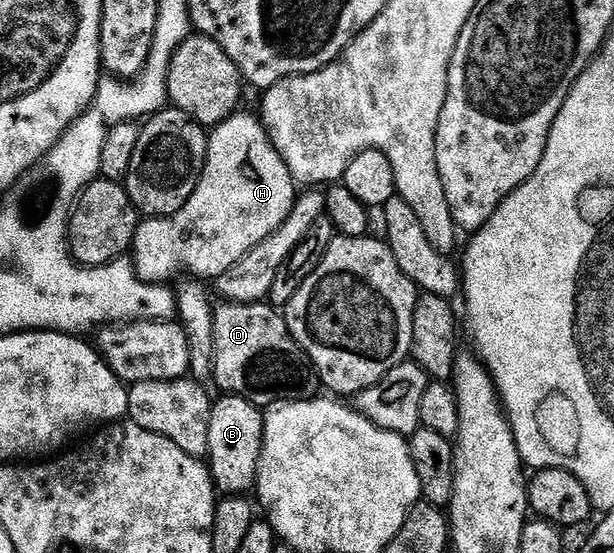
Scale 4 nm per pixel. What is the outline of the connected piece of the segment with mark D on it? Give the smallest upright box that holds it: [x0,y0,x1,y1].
[214,303,318,410]

